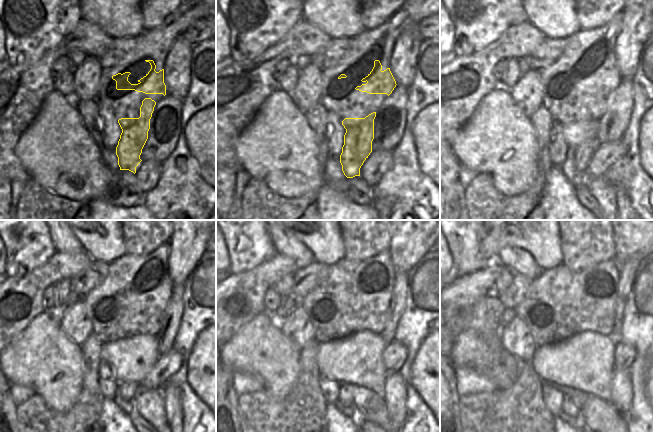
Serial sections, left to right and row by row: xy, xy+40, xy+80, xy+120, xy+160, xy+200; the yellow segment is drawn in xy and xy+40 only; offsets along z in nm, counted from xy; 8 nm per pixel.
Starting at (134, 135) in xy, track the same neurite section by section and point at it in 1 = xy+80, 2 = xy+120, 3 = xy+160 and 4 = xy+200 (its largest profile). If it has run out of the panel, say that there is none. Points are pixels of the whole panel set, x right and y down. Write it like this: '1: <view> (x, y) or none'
1: xy+80 (574, 167)
2: xy+120 (125, 391)
3: xy+160 (346, 398)
4: xy+200 (569, 408)

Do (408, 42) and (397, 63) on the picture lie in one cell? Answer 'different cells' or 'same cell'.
same cell

